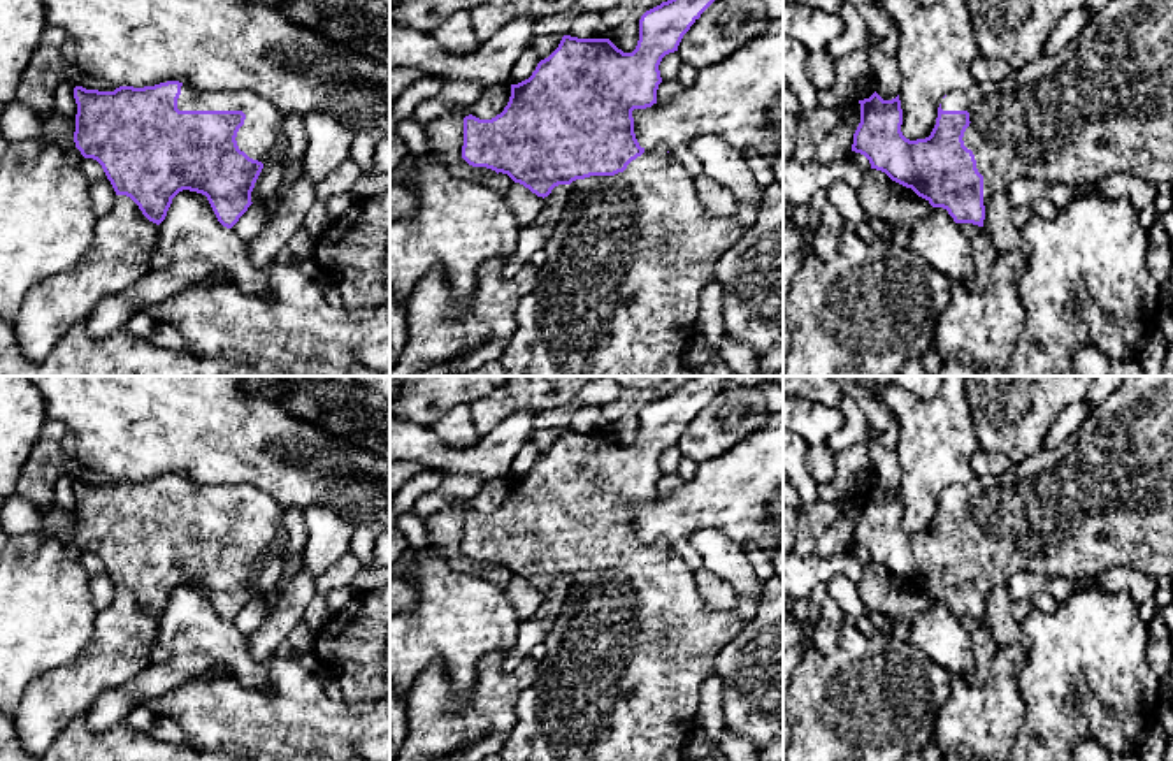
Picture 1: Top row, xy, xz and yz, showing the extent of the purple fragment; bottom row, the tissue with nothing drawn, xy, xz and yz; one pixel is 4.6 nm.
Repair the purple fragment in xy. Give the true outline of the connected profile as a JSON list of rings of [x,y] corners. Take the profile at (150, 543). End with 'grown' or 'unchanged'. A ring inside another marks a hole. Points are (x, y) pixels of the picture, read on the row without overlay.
[[[167,475],[144,482],[119,480],[114,485],[98,485],[98,483],[86,483],[83,480],[76,480],[74,492],[77,497],[76,525],[74,525],[76,541],[81,545],[84,552],[93,552],[102,559],[116,589],[130,591],[139,599],[142,608],[156,619],[160,619],[165,613],[172,592],[179,585],[190,583],[205,589],[218,615],[223,620],[232,622],[239,615],[239,612],[248,605],[248,601],[253,598],[251,585],[263,559],[269,555],[269,552],[276,543],[284,540],[284,525],[283,525],[284,510],[267,492],[244,483],[200,485],[179,475]]]; grown

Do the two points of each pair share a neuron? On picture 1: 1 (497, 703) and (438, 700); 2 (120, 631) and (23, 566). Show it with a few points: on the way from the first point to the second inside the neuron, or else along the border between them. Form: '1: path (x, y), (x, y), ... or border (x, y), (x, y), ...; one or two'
1: path (480, 717), (474, 721), (445, 721), (441, 717); one
2: border (99, 610), (93, 621), (93, 633), (78, 652); two

